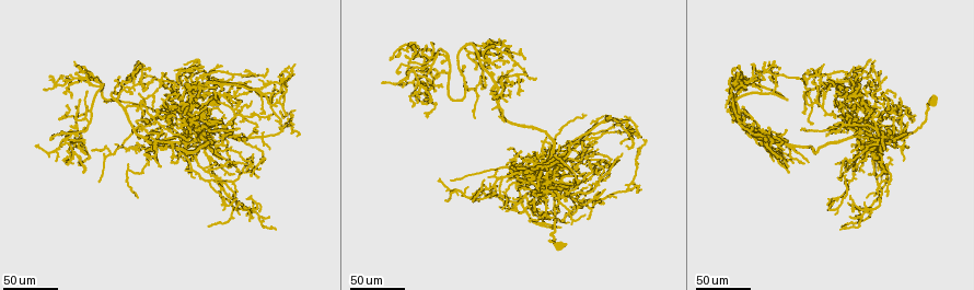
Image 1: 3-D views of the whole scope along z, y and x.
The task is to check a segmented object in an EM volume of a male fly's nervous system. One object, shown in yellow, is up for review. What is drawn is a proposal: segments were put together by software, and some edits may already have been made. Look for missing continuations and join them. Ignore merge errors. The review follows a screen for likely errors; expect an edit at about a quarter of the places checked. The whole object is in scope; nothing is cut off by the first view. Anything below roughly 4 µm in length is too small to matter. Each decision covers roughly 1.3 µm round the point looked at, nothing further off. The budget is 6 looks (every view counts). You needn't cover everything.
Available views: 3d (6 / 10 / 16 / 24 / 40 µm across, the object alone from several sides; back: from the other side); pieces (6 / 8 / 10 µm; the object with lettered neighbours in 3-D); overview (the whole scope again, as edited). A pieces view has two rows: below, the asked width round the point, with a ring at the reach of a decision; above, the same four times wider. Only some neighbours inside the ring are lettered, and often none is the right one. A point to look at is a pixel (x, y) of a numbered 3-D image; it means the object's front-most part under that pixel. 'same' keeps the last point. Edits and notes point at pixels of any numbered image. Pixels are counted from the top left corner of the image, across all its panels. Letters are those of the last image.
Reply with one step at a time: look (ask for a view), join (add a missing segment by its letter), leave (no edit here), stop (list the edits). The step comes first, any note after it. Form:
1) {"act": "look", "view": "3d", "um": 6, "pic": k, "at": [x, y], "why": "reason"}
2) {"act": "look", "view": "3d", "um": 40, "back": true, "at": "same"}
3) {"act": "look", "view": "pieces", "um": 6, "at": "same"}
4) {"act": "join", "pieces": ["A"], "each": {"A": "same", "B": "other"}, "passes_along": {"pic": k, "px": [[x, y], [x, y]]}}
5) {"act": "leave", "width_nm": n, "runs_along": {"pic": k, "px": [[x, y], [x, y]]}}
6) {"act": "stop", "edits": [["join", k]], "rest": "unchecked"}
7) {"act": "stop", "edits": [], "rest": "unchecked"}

{"act": "look", "view": "3d", "um": 24, "pic": 1, "at": [250, 82], "why": "thin end"}

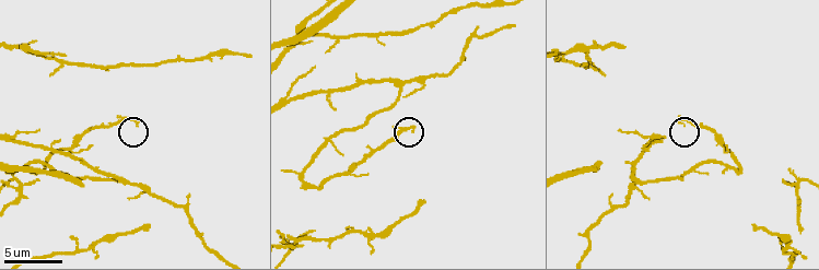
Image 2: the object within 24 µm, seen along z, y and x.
{"act": "look", "view": "pieces", "um": 8, "pic": 2, "at": [683, 125]}

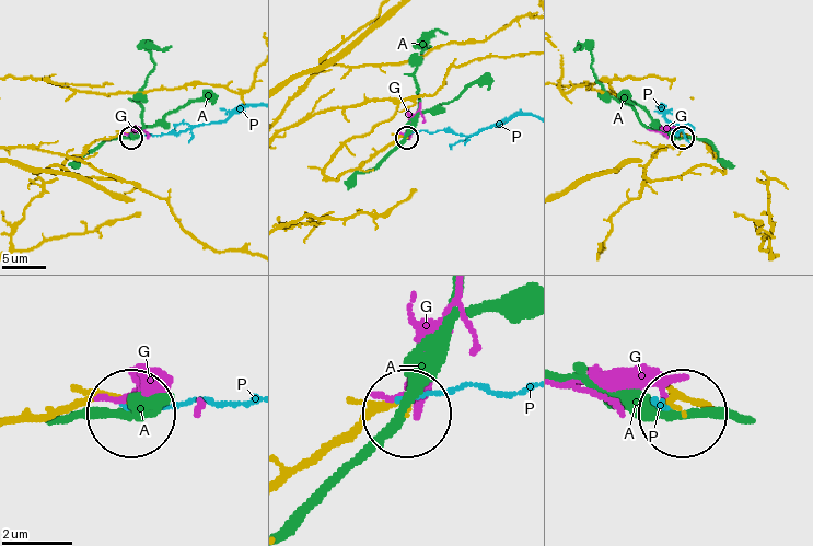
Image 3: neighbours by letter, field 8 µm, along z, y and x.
{"act": "leave", "each": {"A": "other", "G": "other", "P": "other"}, "runs_along": {"pic": 3, "px": [[288, 480], [384, 409], [399, 409]]}, "found": "no lettered segment goes on from it"}

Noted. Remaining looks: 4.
{"act": "look", "view": "3d", "um": 40, "pic": 1, "at": [233, 174], "why": "end of a long branch"}

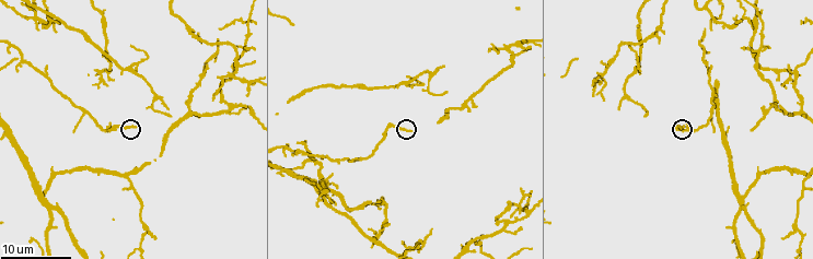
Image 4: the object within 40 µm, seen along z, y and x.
{"act": "look", "view": "pieces", "um": 6, "pic": 4, "at": [134, 124]}

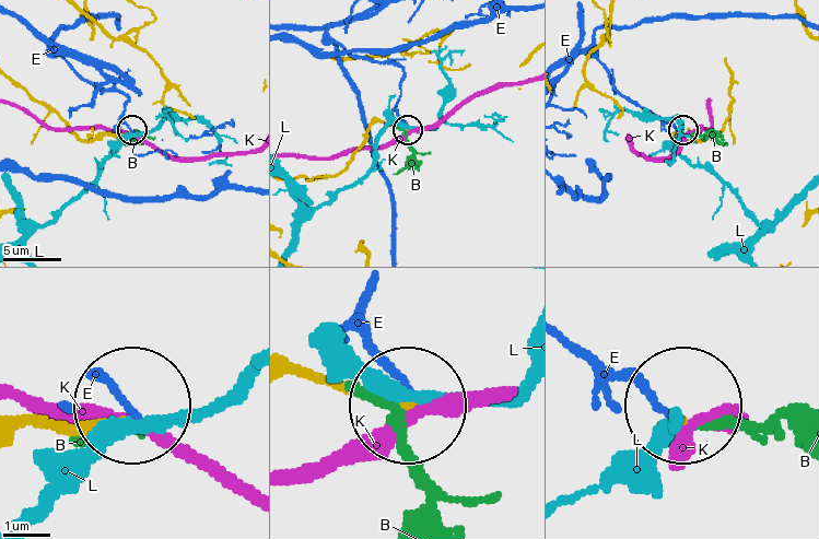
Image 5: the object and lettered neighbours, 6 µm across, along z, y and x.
{"act": "leave", "width_nm": 160, "each": {"B": "other", "E": "other", "K": "other", "L": "other"}, "runs_along": {"pic": 5, "px": [[14, 80], [46, 104], [79, 138], [131, 133]]}, "found": "no lettered segment goes on from it"}

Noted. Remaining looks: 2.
{"act": "look", "view": "3d", "um": 24, "pic": 1, "at": [833, 94], "why": "thin end"}

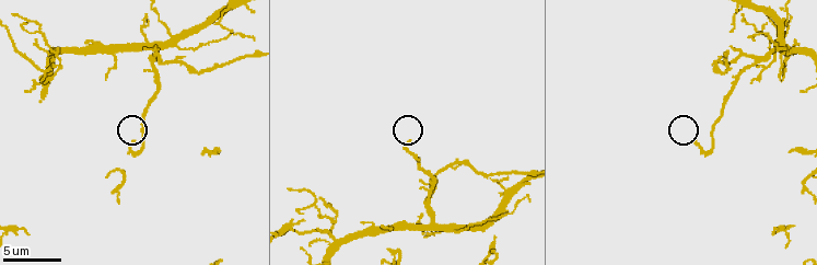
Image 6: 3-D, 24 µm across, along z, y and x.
{"act": "look", "view": "pieces", "um": 6, "pic": 6, "at": [407, 140], "why": "see the neighbours"}

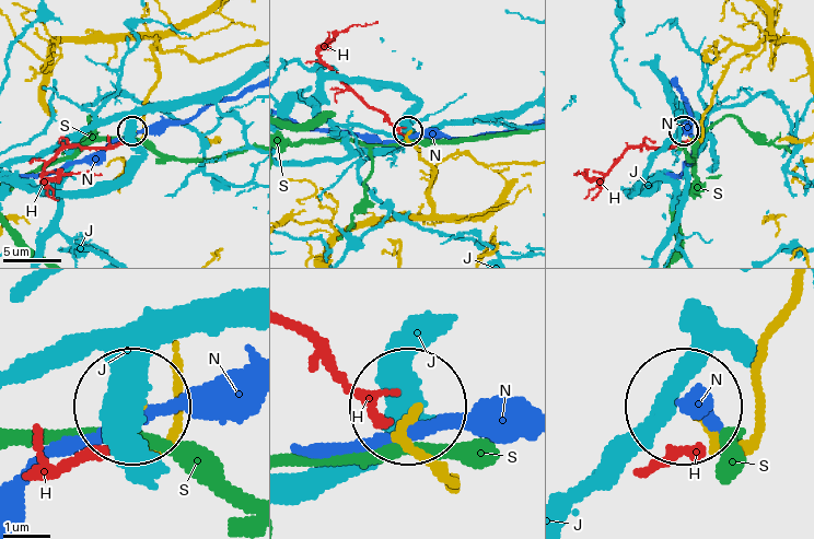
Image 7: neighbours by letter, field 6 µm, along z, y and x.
{"act": "leave", "each": {"H": "other", "J": "other", "N": "other", "S": "other"}, "found": "none of them fits"}

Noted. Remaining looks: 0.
{"act": "stop", "edits": [], "rest": "unchecked"}

